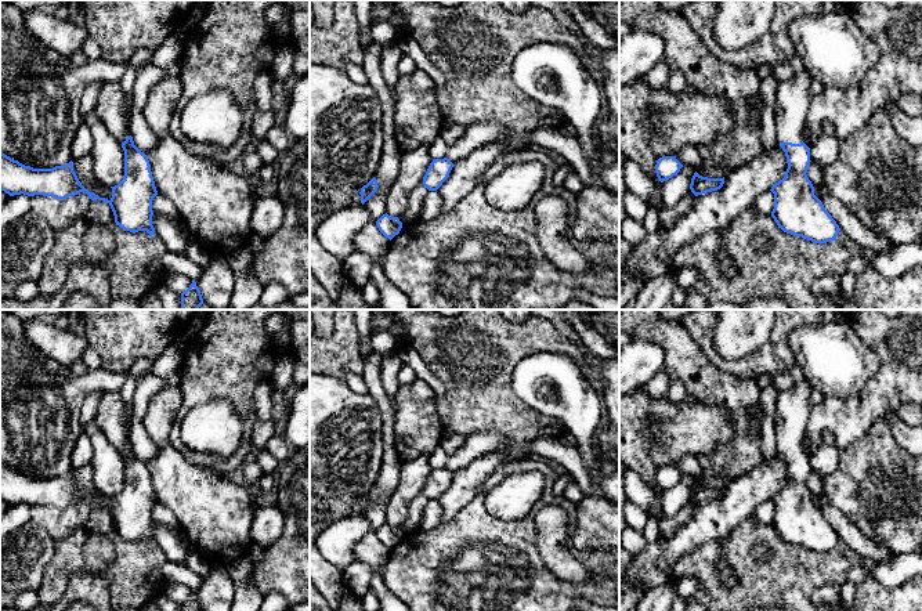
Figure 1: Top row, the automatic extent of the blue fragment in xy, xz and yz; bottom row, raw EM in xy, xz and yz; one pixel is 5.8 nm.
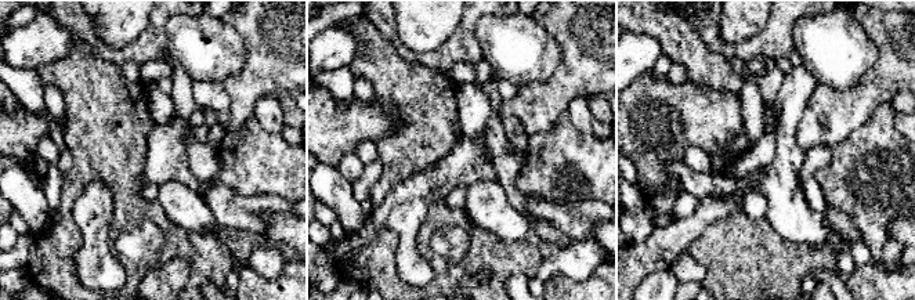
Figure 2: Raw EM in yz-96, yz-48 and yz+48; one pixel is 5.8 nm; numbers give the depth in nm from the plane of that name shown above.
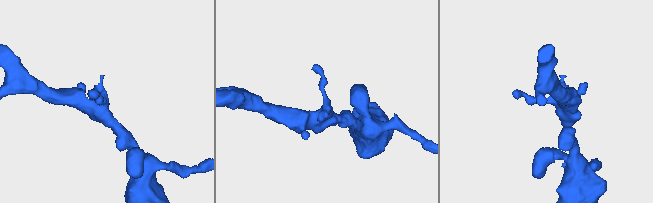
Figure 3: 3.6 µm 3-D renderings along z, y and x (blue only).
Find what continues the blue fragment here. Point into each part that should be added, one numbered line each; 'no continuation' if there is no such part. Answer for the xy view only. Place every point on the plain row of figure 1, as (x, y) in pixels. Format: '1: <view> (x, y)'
1: xy (114, 418)

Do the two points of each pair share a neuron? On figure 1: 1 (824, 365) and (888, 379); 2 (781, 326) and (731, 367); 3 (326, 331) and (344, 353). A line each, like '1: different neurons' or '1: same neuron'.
1: different neurons
2: same neuron
3: different neurons

